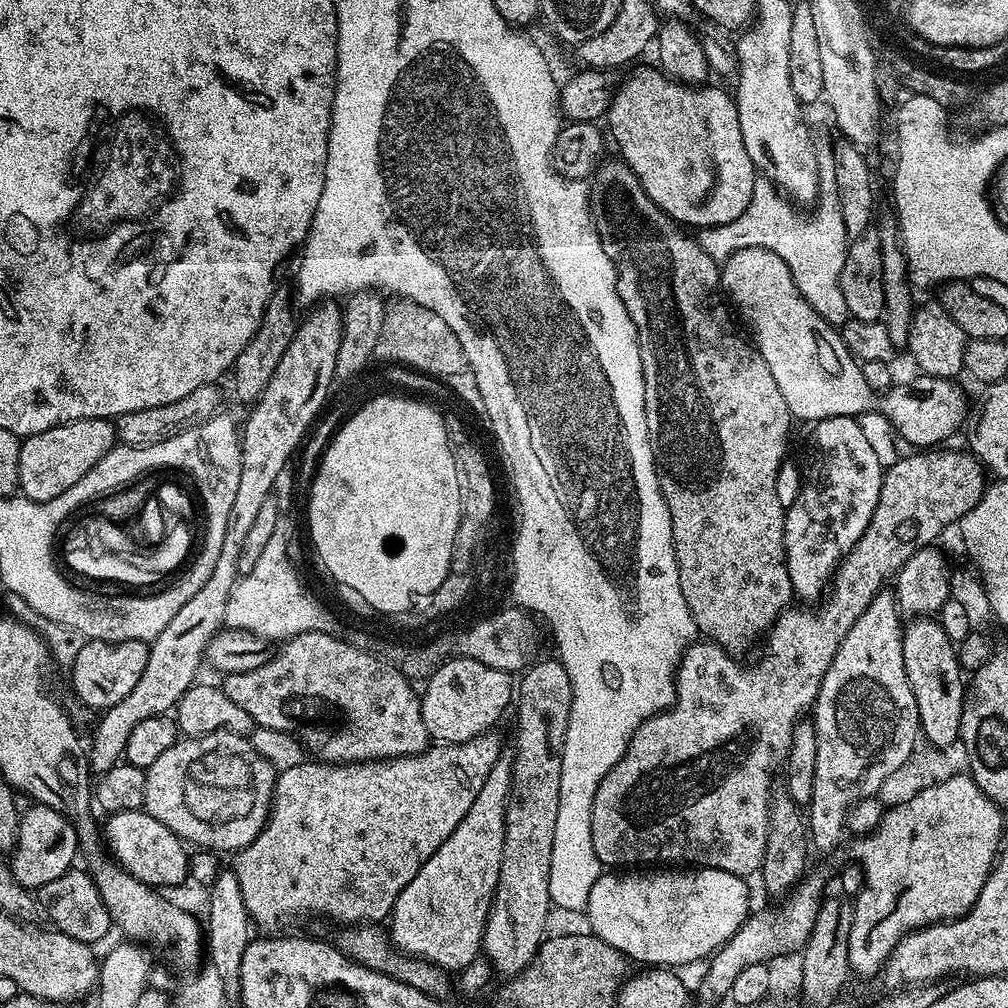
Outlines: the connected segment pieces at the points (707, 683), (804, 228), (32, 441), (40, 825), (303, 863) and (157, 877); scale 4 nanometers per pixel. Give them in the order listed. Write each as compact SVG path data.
M918 450L914 452L914 456L906 456L906 454L901 455L899 459L886 468L884 474L884 481L882 482L882 490L878 494L878 506L874 506L874 518L870 518L870 526L866 526L866 534L862 534L862 538L858 538L856 545L850 550L850 554L846 554L844 559L840 562L840 567L837 568L835 577L830 585L830 591L823 597L820 609L815 612L815 607L812 606L800 606L804 608L796 608L797 606L789 606L784 609L783 614L772 623L772 627L768 629L766 633L766 639L763 641L764 653L760 656L760 661L757 662L756 668L736 668L737 657L733 653L727 652L720 645L713 642L693 642L689 648L684 649L684 655L680 657L680 666L676 670L676 701L672 703L671 708L667 708L665 712L660 712L657 716L651 716L649 720L644 720L642 726L638 726L638 730L632 735L632 741L628 744L628 749L624 751L624 757L613 766L610 770L610 774L606 774L606 778L602 778L602 782L598 786L598 790L594 794L594 802L592 803L592 813L590 814L590 834L592 835L592 841L594 842L594 854L598 854L601 865L604 866L656 866L659 860L681 860L679 863L684 866L699 866L701 868L713 868L714 870L726 870L726 874L734 874L735 876L742 876L745 878L751 877L752 875L759 873L762 862L764 861L764 855L766 854L766 834L768 833L768 819L770 818L770 806L768 805L772 801L773 789L768 788L768 783L772 780L772 771L776 767L783 765L788 759L788 751L790 750L790 742L792 741L792 735L796 729L797 724L801 720L805 719L809 715L810 709L816 703L816 695L818 690L822 686L822 678L826 674L826 670L830 666L830 662L834 658L834 654L838 650L838 646L842 642L842 638L846 638L846 634L856 622L858 618L862 618L862 614L870 602L878 595L879 592L885 591L886 585L884 584L893 579L896 573L899 572L900 567L905 564L907 560L914 554L918 554L918 550L935 545L937 543L936 539L947 530L948 527L955 525L962 519L970 510L974 510L974 506L978 506L978 502L984 497L984 491L986 489L986 482L984 482L984 476L986 477L986 469L975 456L972 455L971 451L964 450L964 452L940 452L944 450Z
M824 154L820 161L820 195L813 216L799 216L797 209L776 191L770 181L758 178L754 182L754 194L750 206L734 222L699 229L697 240L717 262L723 262L739 248L765 248L786 262L802 298L828 324L843 326L850 318L846 298L842 298L842 266L846 266L846 254L850 237L842 226L842 210L838 206L834 164L831 155Z
M72 420L42 434L25 436L18 461L19 491L28 500L41 504L58 498L78 478L82 478L117 443L116 425L112 420Z
M33 803L32 807L23 813L16 846L10 853L13 877L24 888L39 890L46 886L46 882L62 878L62 874L66 874L68 869L77 863L76 852L78 853L76 824L58 810L48 808L45 804Z
M499 731L483 732L478 738L467 740L461 744L437 743L416 756L399 756L393 760L365 760L359 764L325 764L323 762L305 762L298 766L290 766L290 770L279 773L272 791L272 809L268 811L268 821L264 828L239 852L235 853L234 871L238 878L238 886L242 886L242 902L246 902L249 921L261 933L276 934L281 931L280 924L292 924L299 916L329 916L332 920L344 924L340 926L368 926L373 922L384 922L392 915L392 907L402 894L402 890L422 870L422 866L450 838L450 834L466 818L466 810L470 810L470 802L478 798L478 790L482 790L482 782L490 774L494 762L502 755Z
M143 810L113 812L107 819L108 821L103 821L102 824L103 835L107 843L108 840L112 843L112 852L117 856L115 859L125 872L157 890L180 884L189 878L189 849L185 841L176 836L174 830L170 830L170 826L162 826L158 818Z

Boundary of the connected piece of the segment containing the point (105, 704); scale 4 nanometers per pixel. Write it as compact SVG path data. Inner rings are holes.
M88 640L76 652L72 660L72 688L76 696L88 708L100 708L107 710L113 708L142 678L142 670L146 670L146 658L148 657L149 645L143 640L127 640L126 642L113 642L110 640Z

